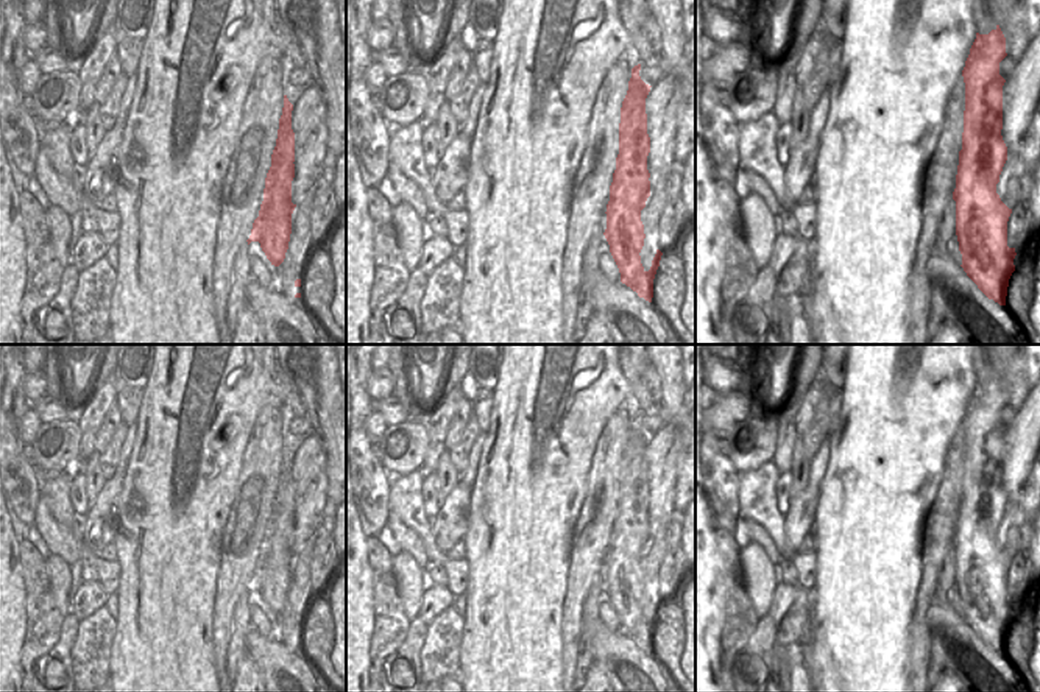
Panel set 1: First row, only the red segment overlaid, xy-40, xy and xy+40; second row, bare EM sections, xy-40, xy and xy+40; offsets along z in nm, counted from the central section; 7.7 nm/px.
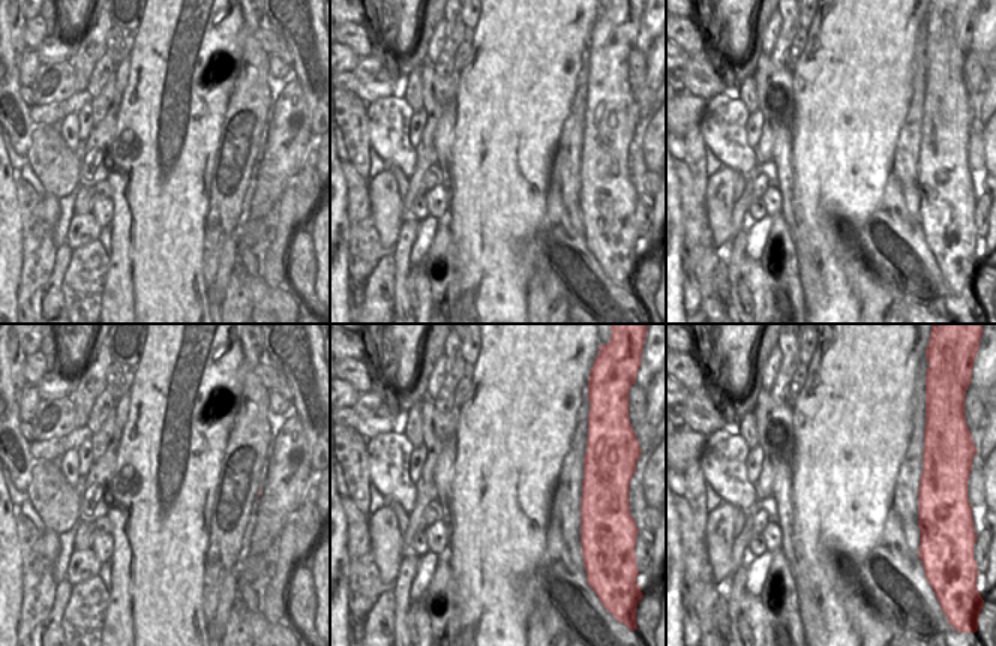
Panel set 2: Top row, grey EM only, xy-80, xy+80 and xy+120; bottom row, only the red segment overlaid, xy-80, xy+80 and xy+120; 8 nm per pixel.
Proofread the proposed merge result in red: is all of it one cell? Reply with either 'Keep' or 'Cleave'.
Keep

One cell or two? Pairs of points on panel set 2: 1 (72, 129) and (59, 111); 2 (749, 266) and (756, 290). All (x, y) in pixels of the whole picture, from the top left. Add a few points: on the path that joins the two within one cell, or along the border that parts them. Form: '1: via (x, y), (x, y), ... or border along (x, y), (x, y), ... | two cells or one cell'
1: border along (75, 110), (57, 125) | two cells
2: via (752, 272), (755, 284) | one cell

